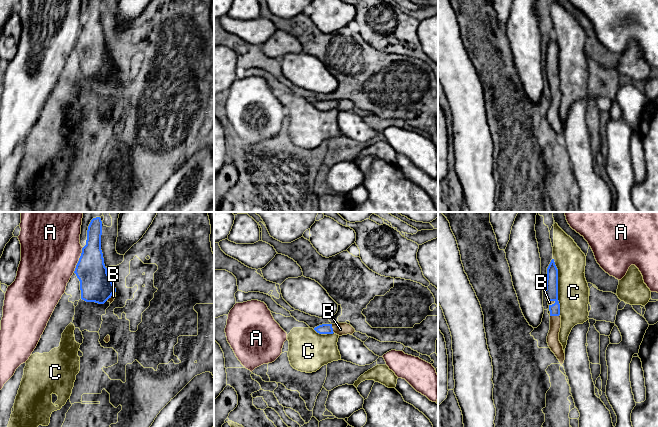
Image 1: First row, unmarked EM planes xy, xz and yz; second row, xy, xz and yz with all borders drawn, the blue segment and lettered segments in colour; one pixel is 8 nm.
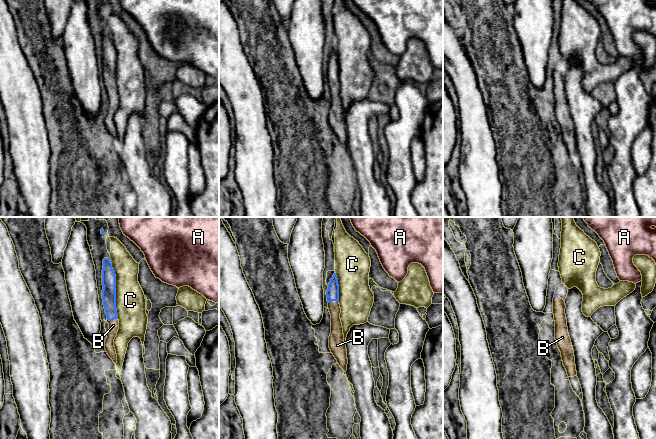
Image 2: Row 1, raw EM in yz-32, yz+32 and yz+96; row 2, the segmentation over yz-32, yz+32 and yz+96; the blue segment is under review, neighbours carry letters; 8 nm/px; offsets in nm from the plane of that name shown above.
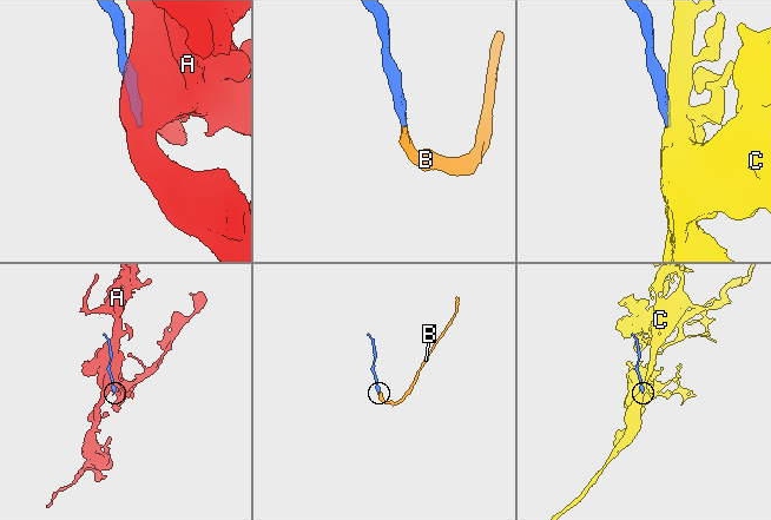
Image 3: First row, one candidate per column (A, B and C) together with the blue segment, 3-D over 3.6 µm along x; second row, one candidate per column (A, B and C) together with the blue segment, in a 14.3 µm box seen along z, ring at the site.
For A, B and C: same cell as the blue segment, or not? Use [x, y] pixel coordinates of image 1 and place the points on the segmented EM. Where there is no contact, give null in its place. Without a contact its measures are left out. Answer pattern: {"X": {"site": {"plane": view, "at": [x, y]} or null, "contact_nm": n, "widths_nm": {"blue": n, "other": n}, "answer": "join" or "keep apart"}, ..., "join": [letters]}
{"A": {"site": {"plane": "xy", "at": [79, 260]}, "contact_nm": 220, "widths_nm": {"blue": 260, "other": 480}, "answer": "keep apart"}, "B": {"site": {"plane": "yz", "at": [554, 315]}, "contact_nm": 80, "widths_nm": {"blue": 110, "other": 100}, "answer": "join"}, "C": {"site": {"plane": "yz", "at": [557, 286]}, "contact_nm": 460, "widths_nm": {"blue": 110, "other": 260}, "answer": "keep apart"}, "join": ["B"]}

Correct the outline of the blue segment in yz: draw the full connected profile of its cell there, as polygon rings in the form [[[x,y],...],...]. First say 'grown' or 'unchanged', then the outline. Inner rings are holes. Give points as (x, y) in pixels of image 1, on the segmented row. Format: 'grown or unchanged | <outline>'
grown | [[[554,259],[551,260],[547,268],[545,294],[550,311],[550,330],[547,336],[547,343],[551,351],[555,354],[562,365],[565,360],[565,353],[563,346],[559,341],[561,316],[560,304],[558,301],[558,269],[555,265]]]

